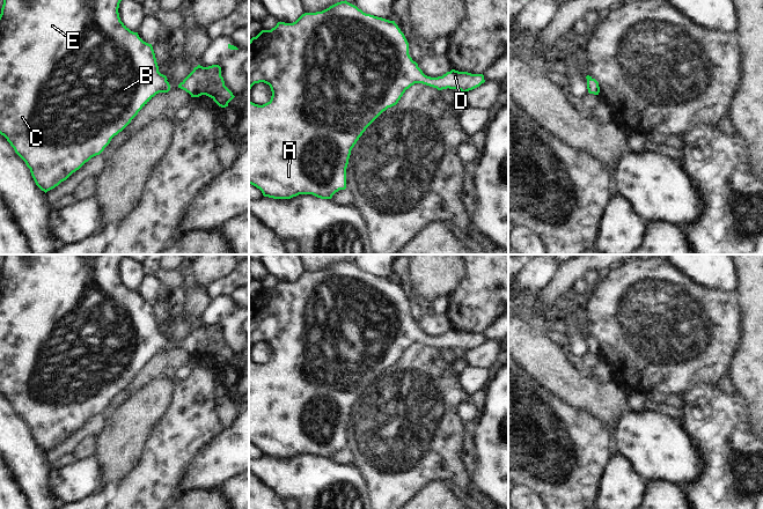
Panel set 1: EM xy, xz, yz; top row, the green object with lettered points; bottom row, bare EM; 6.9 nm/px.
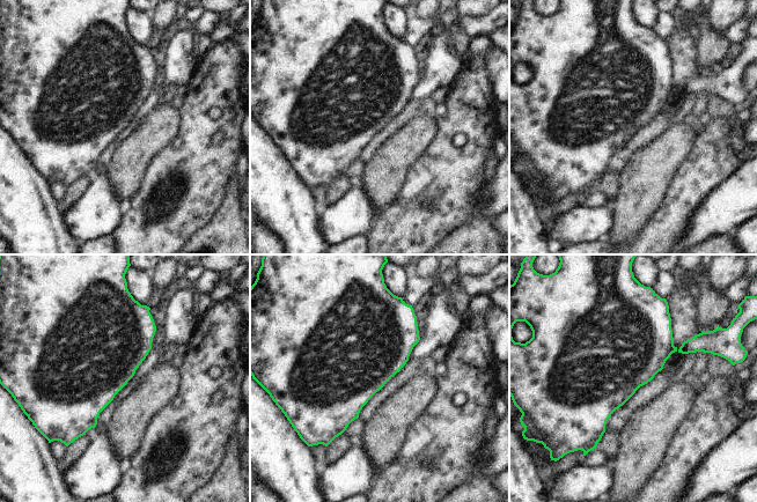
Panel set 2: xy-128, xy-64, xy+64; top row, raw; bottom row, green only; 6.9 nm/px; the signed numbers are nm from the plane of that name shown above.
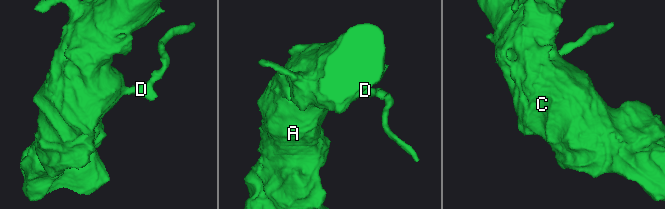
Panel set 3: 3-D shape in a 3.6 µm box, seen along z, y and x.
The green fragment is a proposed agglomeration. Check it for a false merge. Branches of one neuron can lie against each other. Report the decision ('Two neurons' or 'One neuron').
One neuron.

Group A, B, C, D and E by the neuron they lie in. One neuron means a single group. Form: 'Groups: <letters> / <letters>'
Groups: A B C D E.

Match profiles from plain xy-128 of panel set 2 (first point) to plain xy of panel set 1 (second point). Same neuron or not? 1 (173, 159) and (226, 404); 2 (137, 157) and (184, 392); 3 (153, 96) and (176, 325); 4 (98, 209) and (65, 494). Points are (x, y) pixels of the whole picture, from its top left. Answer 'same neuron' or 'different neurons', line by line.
1: different neurons
2: different neurons
3: same neuron
4: same neuron

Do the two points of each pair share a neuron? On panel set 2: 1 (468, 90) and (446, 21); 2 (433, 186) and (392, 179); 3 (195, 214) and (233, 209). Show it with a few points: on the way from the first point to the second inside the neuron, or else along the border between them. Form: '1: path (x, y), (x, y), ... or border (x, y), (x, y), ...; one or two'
1: border (463, 61), (455, 79), (447, 88); two
2: border (417, 157), (397, 197), (389, 205); two
3: border (225, 186), (225, 193), (214, 215), (196, 231); two

